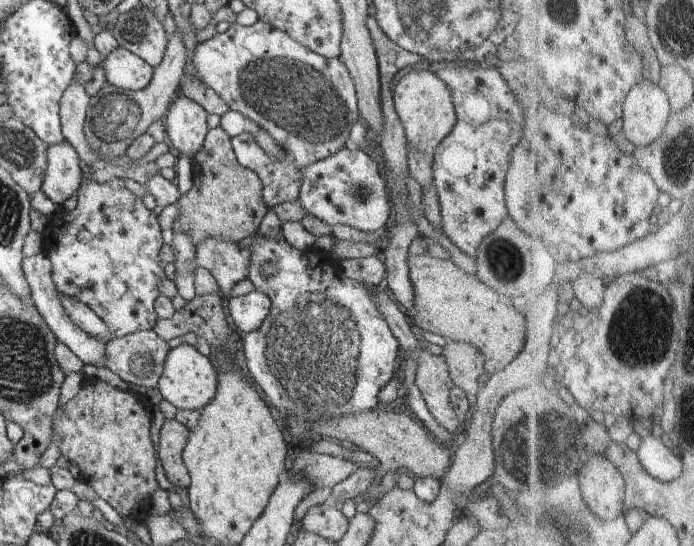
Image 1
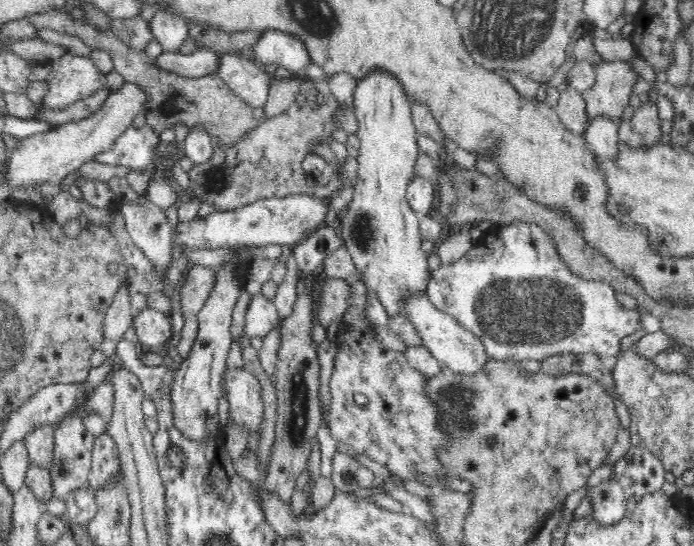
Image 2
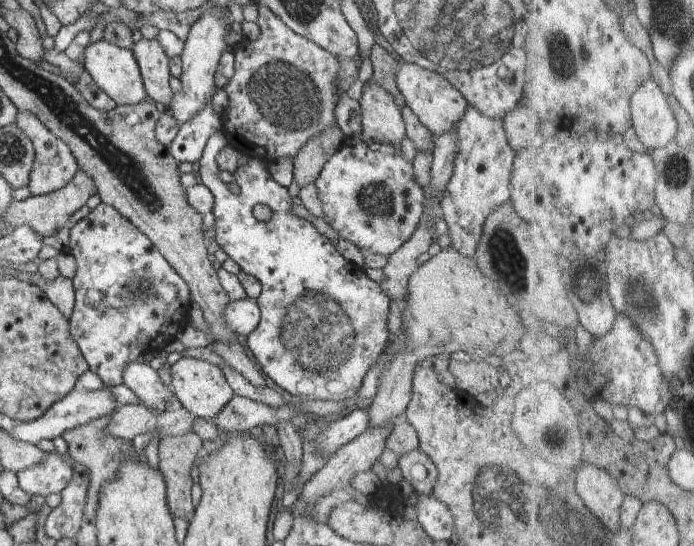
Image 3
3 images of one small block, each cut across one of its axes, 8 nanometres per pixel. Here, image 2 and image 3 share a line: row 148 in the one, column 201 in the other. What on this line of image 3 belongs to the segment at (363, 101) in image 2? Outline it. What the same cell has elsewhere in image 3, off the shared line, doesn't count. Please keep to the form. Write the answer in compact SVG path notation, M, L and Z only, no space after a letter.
M184 357L171 366L171 390L175 395L177 407L183 408L194 418L206 421L218 416L234 394L217 365L196 358Z

